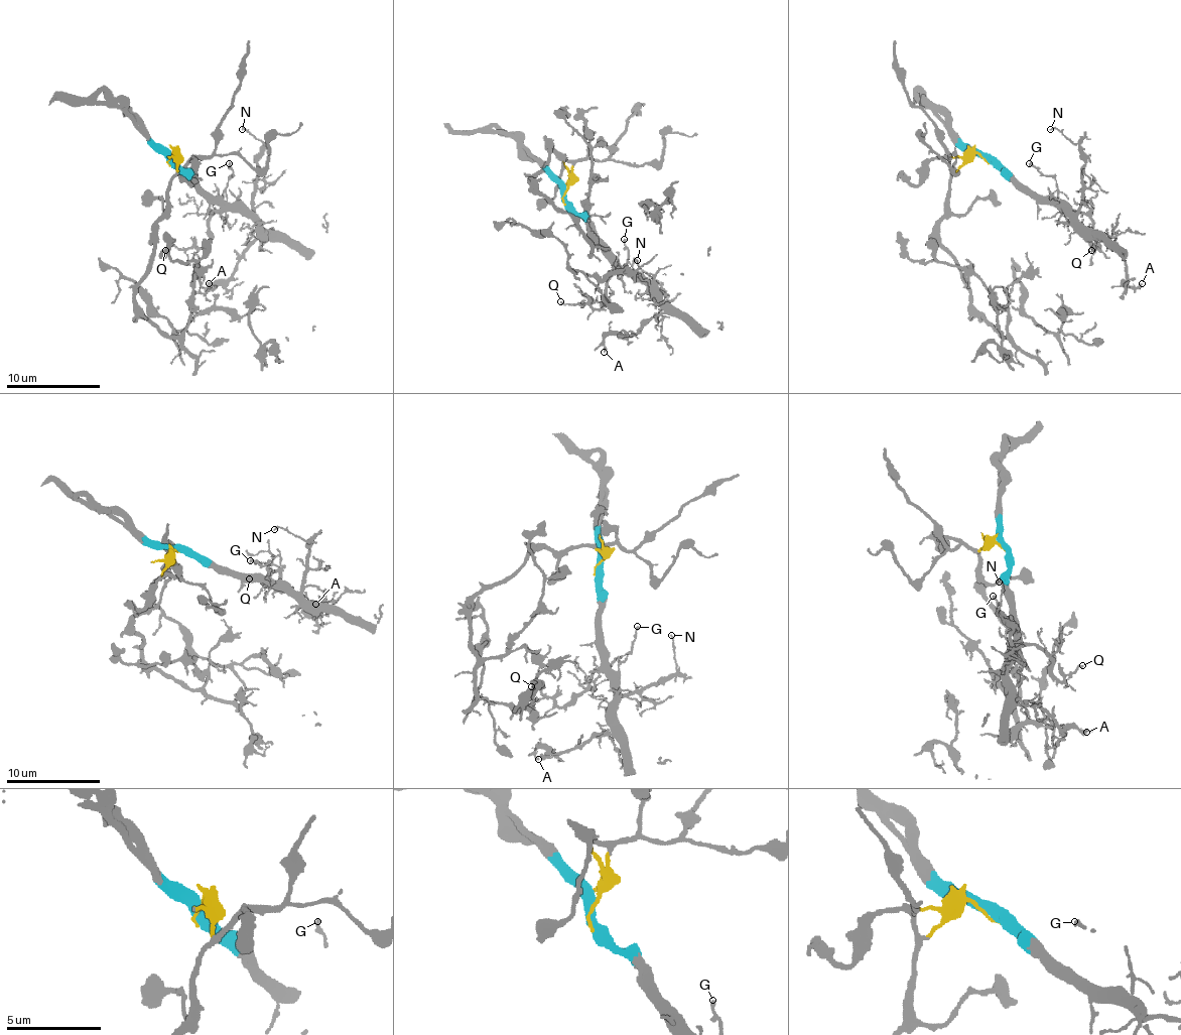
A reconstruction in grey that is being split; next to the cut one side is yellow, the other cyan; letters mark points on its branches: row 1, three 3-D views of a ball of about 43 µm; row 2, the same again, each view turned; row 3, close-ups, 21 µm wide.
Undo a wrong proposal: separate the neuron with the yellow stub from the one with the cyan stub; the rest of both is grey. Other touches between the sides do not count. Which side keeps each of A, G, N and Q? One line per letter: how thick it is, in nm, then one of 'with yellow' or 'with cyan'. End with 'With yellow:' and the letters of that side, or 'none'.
A: 110 nm thick; with cyan
G: 170 nm thick; with cyan
N: 130 nm thick; with cyan
Q: 120 nm thick; with cyan
With yellow: none

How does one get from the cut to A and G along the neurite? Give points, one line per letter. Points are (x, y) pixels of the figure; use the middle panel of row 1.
A: (564, 195), (564, 202), (598, 242), (652, 289), (659, 307), (635, 334), (610, 334), (605, 353)
G: (564, 195), (564, 202), (588, 226), (600, 247), (621, 268), (628, 261), (624, 240)

